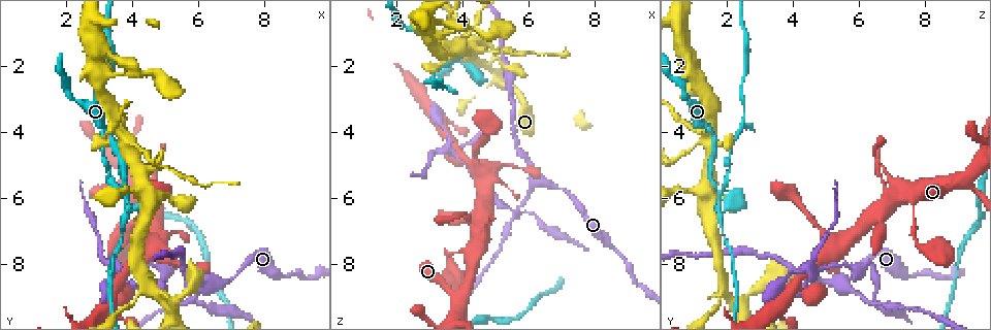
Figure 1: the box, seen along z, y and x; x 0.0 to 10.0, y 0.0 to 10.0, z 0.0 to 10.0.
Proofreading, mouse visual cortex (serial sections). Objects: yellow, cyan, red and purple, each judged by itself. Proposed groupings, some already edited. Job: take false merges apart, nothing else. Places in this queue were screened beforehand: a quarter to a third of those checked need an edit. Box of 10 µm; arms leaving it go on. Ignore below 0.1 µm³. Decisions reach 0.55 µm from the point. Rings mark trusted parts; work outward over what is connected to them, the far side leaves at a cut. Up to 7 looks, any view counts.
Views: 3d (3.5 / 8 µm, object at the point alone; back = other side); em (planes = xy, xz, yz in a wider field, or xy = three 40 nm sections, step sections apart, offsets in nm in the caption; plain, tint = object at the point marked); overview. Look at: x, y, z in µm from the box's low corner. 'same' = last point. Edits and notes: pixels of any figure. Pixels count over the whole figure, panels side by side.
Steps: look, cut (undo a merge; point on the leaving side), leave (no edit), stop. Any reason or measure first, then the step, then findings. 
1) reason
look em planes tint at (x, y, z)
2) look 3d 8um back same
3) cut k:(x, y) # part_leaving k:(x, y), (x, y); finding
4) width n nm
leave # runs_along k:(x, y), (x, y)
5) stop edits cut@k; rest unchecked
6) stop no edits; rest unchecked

two arms in line, one across
look 3d 3.5um at (4.60, 8.85, 1.95)

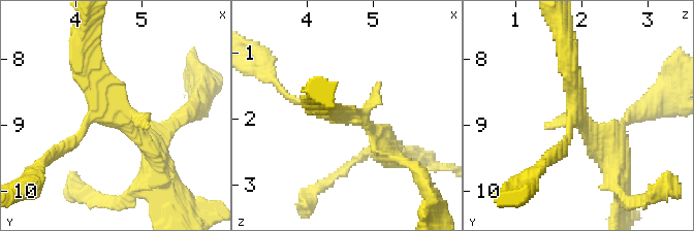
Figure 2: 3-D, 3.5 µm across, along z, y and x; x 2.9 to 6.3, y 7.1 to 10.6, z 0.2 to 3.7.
shape alone is not enough
look em xy step 5 tint at (4.60, 8.85, 2.00)

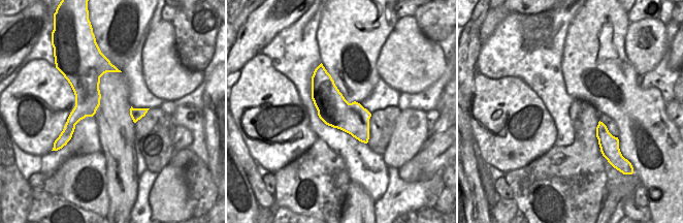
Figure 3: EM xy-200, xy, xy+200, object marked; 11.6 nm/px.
look em xy step 2 tint same

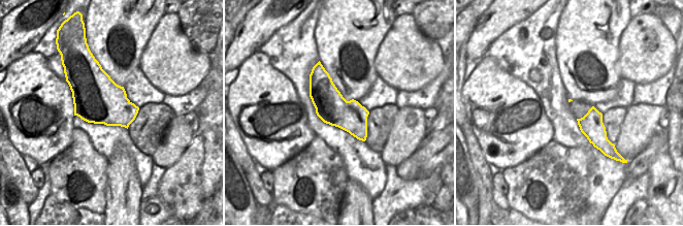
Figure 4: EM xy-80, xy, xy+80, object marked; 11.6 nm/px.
leave # runs_along 2:(155, 140), (95, 93), (83, 56); continuous, no second cell

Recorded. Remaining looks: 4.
four or more arms meet
look 3d 8um at (3.80, 4.15, 1.55)

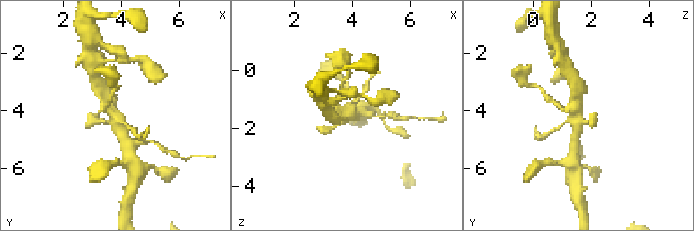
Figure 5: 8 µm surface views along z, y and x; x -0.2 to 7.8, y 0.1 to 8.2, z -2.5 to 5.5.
look 3d 3.5um back same

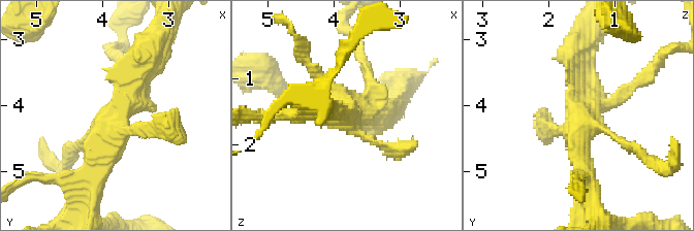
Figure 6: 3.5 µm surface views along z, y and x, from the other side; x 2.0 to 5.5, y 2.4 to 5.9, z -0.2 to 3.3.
shape alone is not enough
look em planes tint at (3.80, 4.15, 1.55)

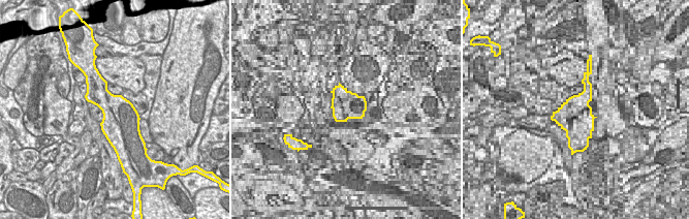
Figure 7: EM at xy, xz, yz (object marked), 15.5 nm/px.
leave # runs_along 6:(89, 178), (146, 55); one cell here

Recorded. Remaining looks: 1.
stop no edits; rest unchecked

